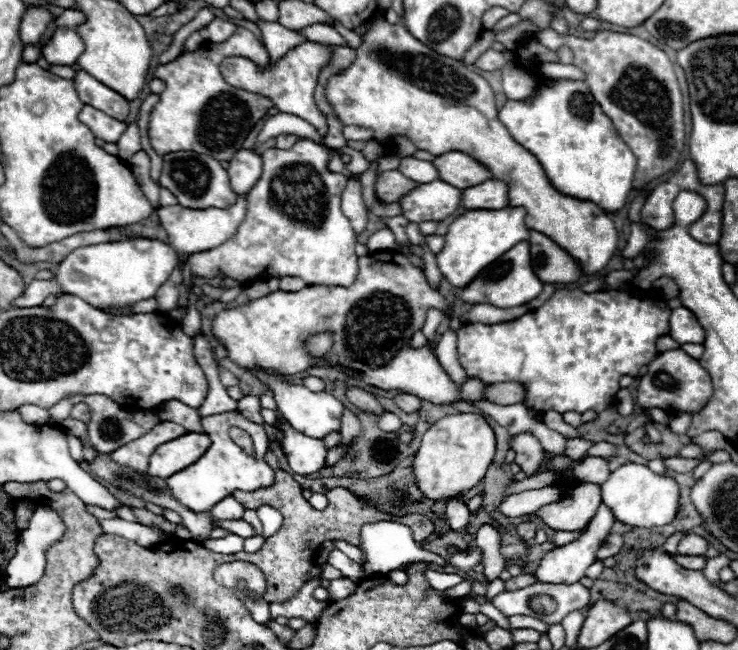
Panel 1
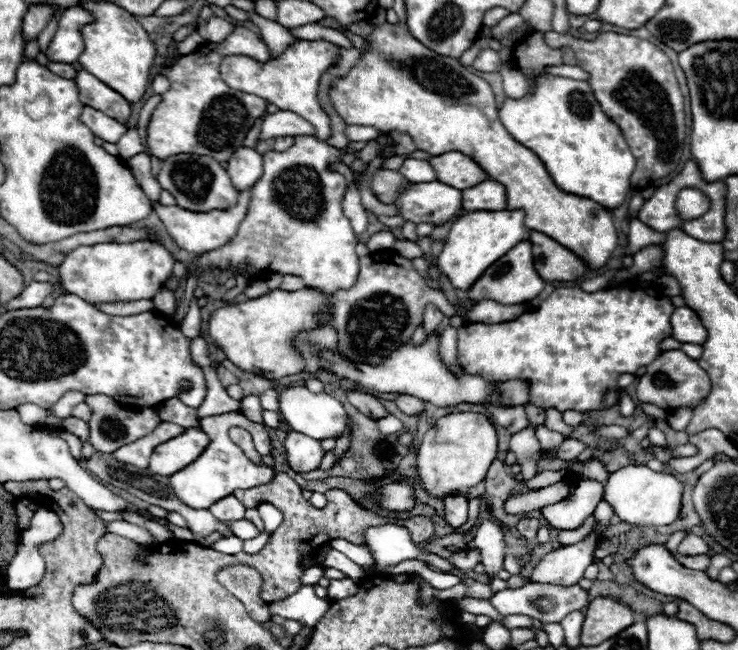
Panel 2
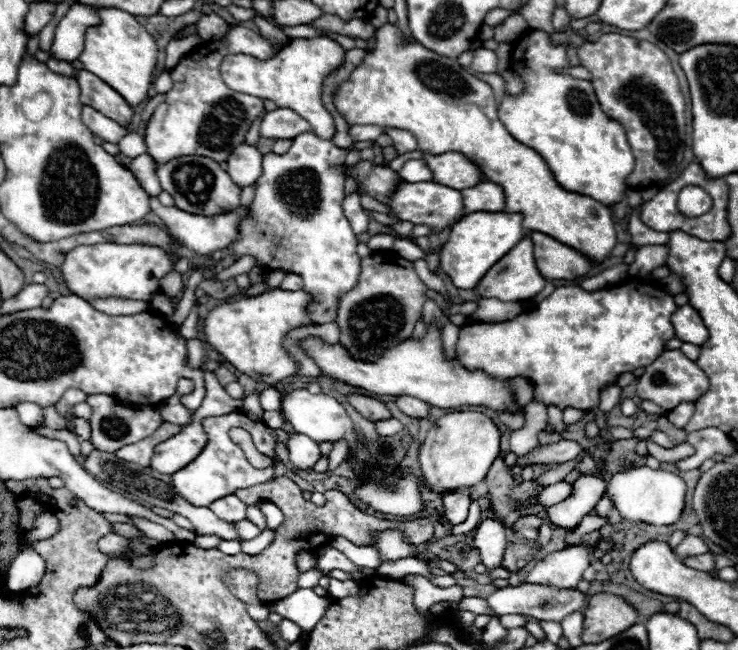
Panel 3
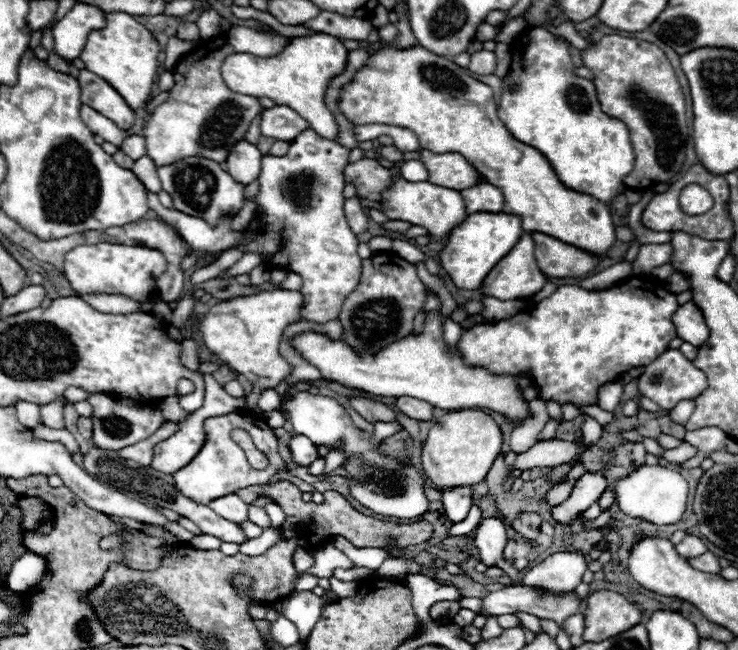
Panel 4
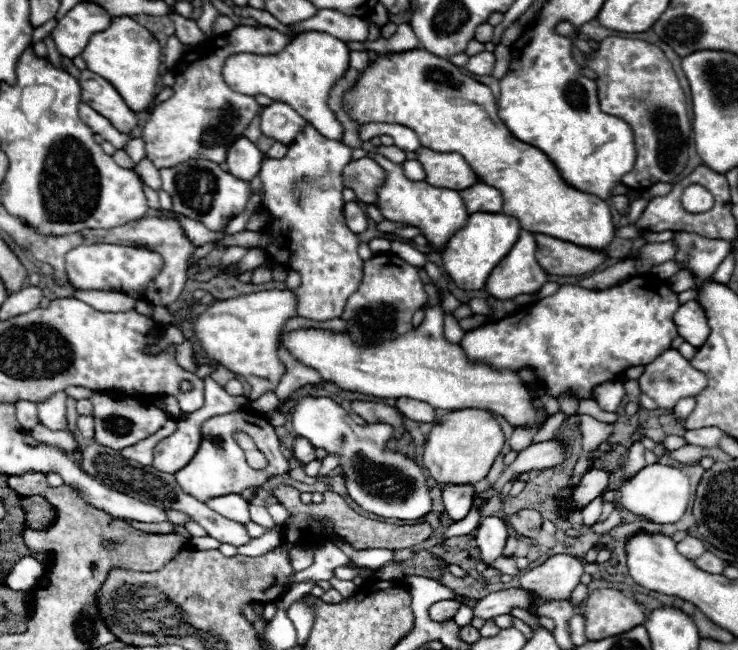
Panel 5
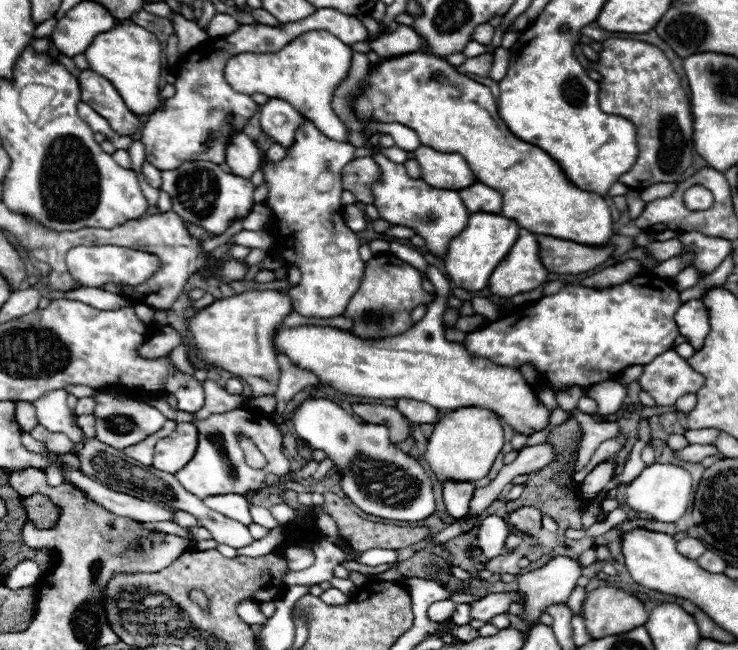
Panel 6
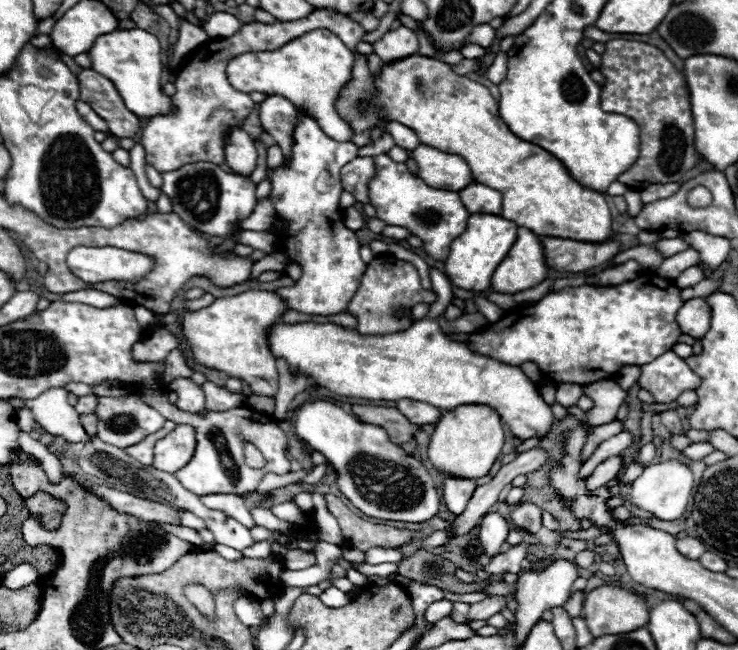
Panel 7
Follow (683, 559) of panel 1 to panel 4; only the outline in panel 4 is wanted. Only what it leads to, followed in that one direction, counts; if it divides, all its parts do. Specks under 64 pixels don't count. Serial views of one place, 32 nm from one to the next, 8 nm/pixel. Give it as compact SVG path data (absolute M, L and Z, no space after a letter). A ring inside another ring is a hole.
M706 552L706 554L696 556L696 558L688 558L688 564L692 568L696 568L696 570L702 570L702 572L710 572L710 574L718 574L720 572L718 558L712 552Z

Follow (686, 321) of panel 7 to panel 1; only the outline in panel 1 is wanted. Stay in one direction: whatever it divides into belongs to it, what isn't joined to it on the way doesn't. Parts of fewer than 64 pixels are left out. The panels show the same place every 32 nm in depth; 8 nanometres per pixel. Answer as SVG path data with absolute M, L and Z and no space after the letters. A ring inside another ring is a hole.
M676 308L670 314L670 338L678 344L702 344L706 332L690 310Z

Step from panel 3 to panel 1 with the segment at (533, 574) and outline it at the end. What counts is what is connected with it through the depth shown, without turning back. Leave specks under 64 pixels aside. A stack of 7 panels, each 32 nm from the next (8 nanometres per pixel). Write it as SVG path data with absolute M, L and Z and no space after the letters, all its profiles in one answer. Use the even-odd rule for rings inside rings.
M602 504L596 512L596 516L592 518L592 522L588 524L588 530L574 542L570 544L564 544L564 546L558 546L554 548L552 552L548 552L542 562L538 564L538 568L534 570L536 578L540 582L550 582L550 584L572 584L572 582L580 582L580 578L584 578L586 574L586 568L592 566L598 558L596 558L596 552L604 546L604 542L608 540L608 534L614 526L614 516L612 512Z

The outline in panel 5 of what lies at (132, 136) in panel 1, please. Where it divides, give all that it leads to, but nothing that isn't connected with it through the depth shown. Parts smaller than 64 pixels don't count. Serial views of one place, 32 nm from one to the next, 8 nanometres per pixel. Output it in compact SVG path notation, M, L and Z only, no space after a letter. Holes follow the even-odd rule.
M132 138L132 140L128 140L128 146L124 146L124 152L134 160L134 164L136 162L140 162L142 158L144 158L144 140L142 138Z

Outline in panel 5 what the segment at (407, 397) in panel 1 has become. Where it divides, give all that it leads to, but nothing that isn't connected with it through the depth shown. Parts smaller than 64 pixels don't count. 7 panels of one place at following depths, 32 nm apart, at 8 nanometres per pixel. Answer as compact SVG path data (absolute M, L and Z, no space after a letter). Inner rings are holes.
M400 398L400 400L396 400L396 408L410 420L416 420L416 422L436 422L434 408L430 404L426 404L426 402L412 400L412 398Z

